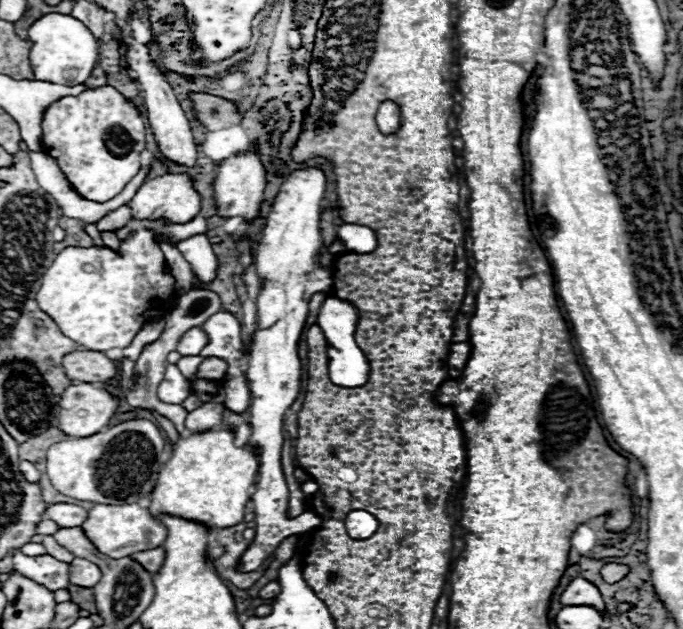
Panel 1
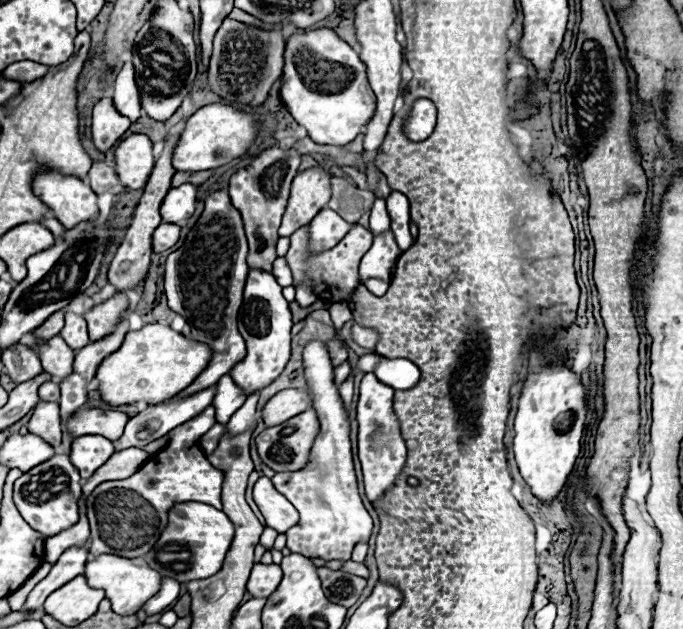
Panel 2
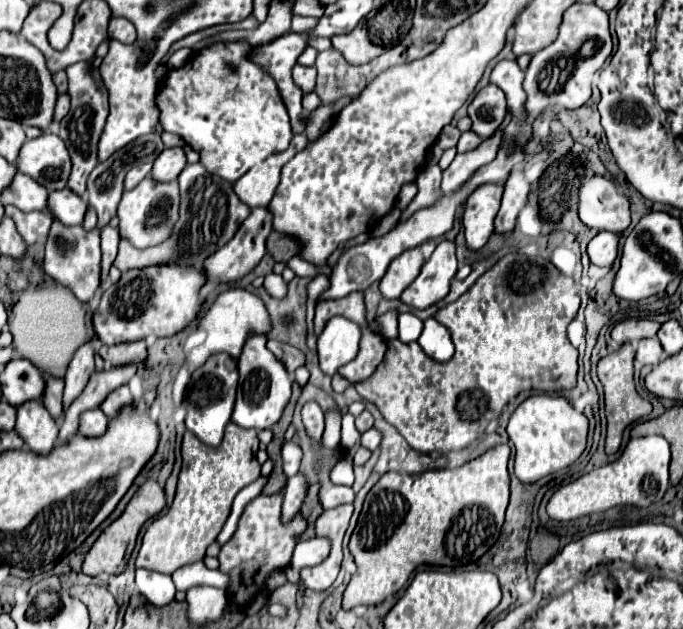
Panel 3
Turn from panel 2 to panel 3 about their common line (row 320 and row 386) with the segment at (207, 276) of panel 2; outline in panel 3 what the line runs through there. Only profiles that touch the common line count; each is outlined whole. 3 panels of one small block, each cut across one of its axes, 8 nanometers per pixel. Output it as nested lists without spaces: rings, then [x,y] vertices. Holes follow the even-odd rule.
[[[214,354],[202,364],[190,378],[190,384],[186,388],[186,428],[194,432],[204,444],[218,446],[224,428],[230,422],[234,400],[236,400],[236,388],[238,388],[238,364],[230,354]]]

